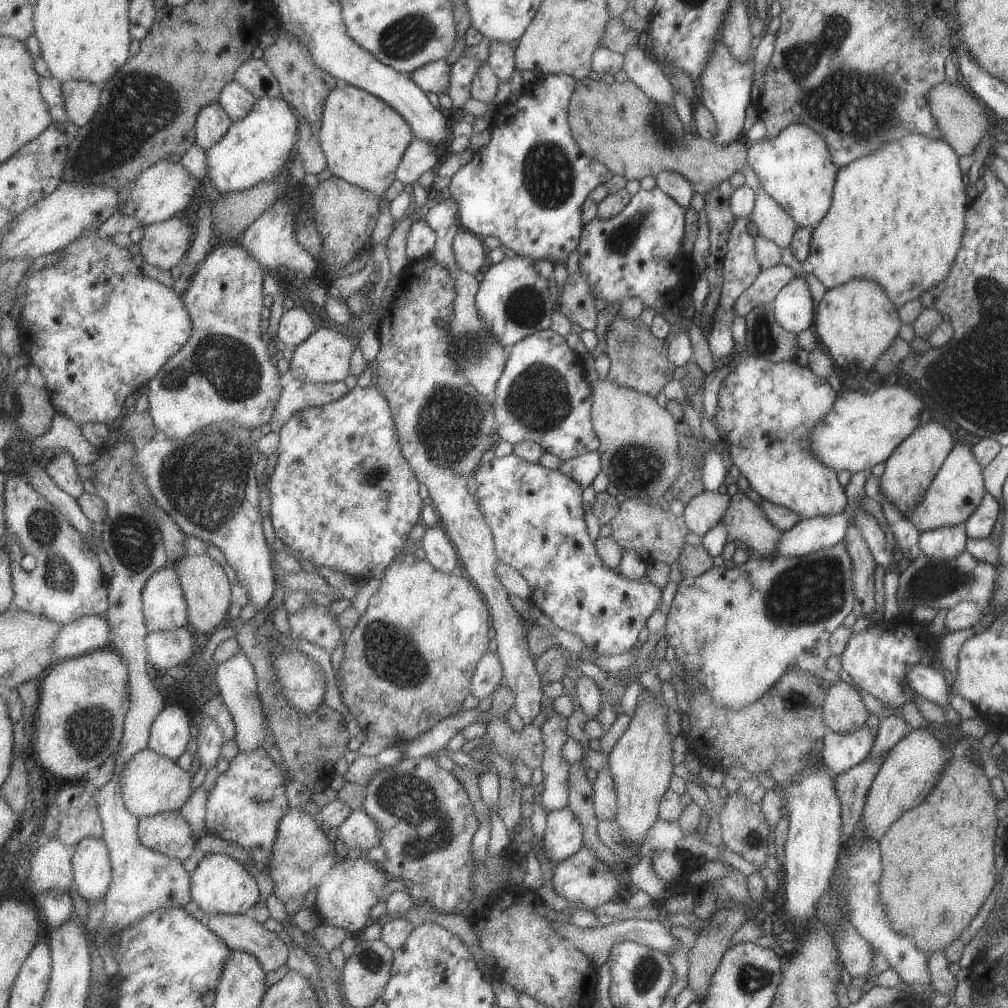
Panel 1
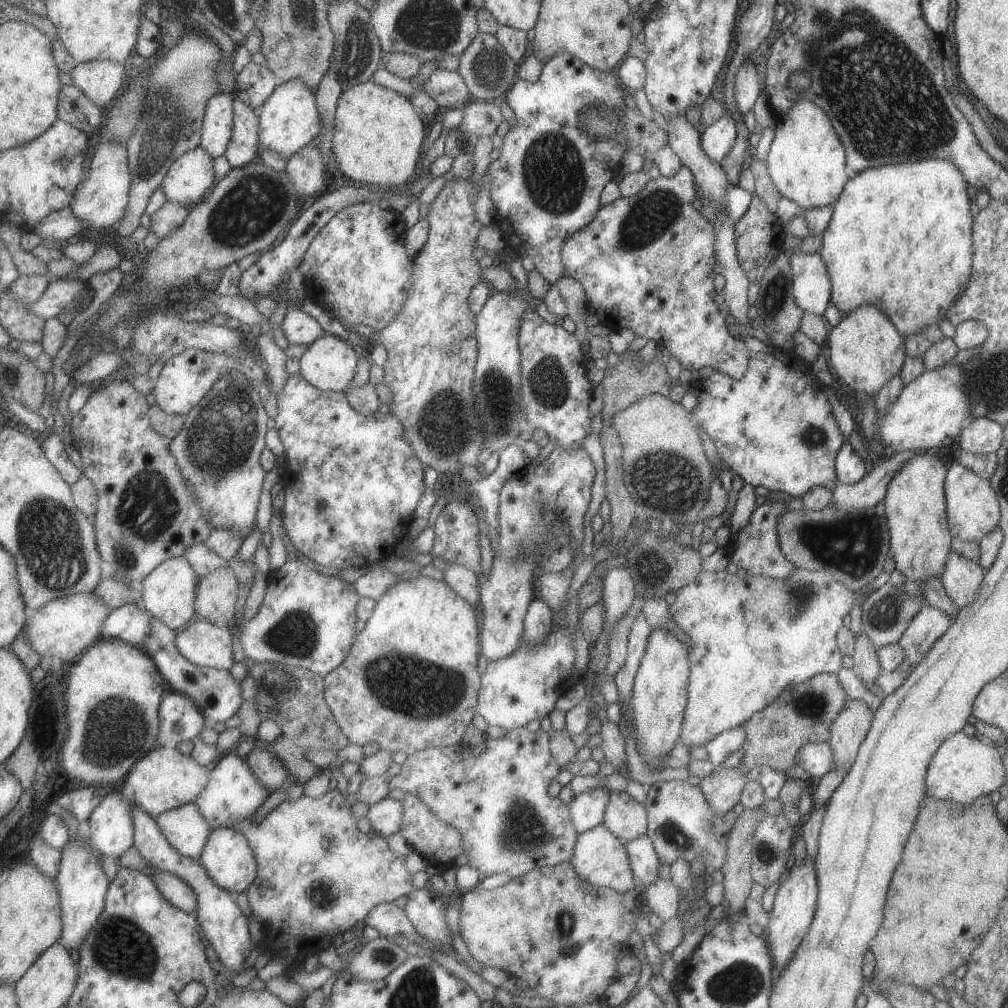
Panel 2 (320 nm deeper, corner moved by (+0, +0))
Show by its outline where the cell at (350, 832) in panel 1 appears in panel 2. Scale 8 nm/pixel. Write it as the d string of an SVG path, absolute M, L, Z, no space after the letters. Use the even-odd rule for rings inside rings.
M389 797L371 805L367 812L367 819L371 823L371 831L384 837L401 831L404 823L404 812L404 802Z

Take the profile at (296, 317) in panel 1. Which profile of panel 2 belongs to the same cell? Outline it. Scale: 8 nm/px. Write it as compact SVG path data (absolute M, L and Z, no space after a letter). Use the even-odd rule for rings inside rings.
M309 305L290 308L282 327L290 344L313 344L327 334L324 326L314 315L314 308Z

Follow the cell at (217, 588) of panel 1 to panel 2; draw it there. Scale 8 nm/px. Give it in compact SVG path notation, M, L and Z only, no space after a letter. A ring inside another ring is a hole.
M231 566L202 577L198 586L196 612L217 626L233 626L238 620L240 580Z

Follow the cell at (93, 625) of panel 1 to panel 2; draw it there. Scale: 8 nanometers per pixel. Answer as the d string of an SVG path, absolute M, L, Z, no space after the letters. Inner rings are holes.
M127 603L115 609L106 620L102 638L117 638L127 641L140 649L146 648L152 631L152 612L143 605Z

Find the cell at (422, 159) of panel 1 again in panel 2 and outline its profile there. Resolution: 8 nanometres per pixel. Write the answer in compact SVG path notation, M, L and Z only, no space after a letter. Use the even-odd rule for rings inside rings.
M473 99L463 109L463 121L457 129L470 135L476 134L478 138L492 136L505 120L500 102Z

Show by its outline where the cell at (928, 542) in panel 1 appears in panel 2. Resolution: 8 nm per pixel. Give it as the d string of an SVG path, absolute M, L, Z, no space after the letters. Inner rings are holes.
M950 550L944 564L944 571L939 578L946 595L960 609L969 606L975 600L983 575L984 570L978 563Z

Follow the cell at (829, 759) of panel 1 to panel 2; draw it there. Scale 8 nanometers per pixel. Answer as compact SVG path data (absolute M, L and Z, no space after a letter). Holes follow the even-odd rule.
M828 741L812 742L798 748L797 766L807 772L809 777L820 778L832 768L832 750Z

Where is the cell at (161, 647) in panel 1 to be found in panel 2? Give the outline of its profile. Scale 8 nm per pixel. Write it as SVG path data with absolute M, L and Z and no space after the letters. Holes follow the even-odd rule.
M209 619L194 620L176 642L180 651L195 664L231 670L235 666L233 627L220 627Z

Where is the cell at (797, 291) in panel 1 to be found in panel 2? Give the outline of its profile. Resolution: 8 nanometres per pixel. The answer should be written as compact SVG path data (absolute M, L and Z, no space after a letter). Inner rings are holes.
M819 251L790 256L792 295L797 306L821 316L830 301L830 278Z

